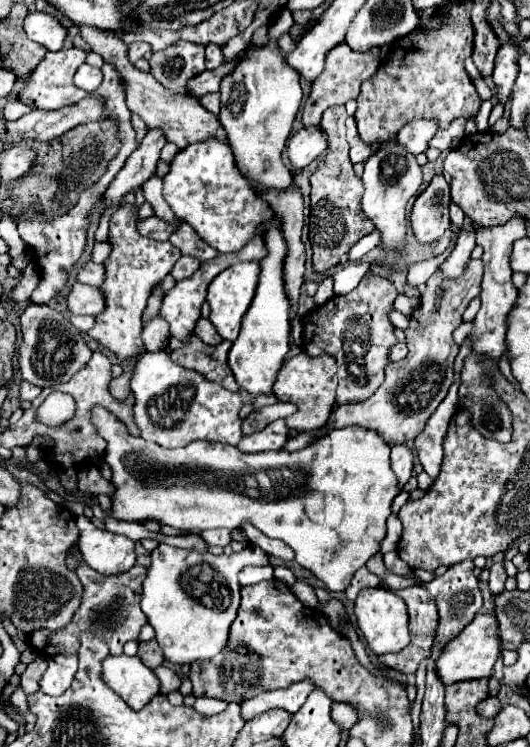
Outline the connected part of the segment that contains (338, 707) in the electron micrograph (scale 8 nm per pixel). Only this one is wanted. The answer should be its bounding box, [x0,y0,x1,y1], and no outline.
[333,702,357,730]

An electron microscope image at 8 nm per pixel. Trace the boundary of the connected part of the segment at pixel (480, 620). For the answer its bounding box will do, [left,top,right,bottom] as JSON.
[437,612,501,686]

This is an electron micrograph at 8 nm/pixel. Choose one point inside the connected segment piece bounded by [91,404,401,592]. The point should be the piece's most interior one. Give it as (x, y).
(330, 501)

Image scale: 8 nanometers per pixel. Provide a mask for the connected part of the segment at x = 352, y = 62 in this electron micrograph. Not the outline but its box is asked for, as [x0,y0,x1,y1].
[303,44,379,126]

